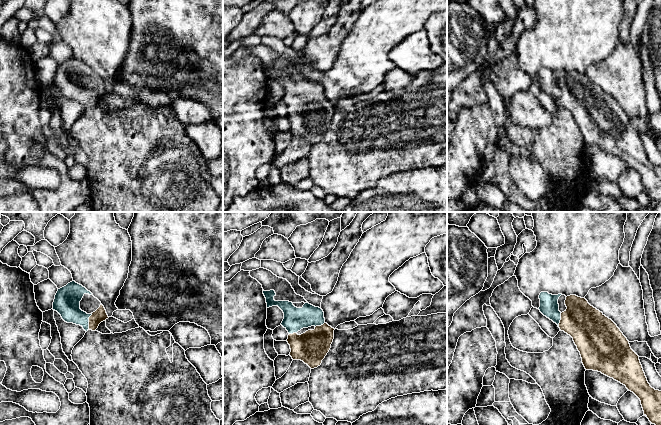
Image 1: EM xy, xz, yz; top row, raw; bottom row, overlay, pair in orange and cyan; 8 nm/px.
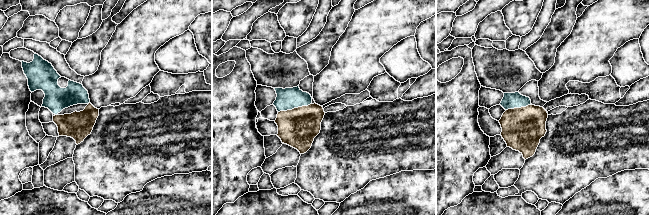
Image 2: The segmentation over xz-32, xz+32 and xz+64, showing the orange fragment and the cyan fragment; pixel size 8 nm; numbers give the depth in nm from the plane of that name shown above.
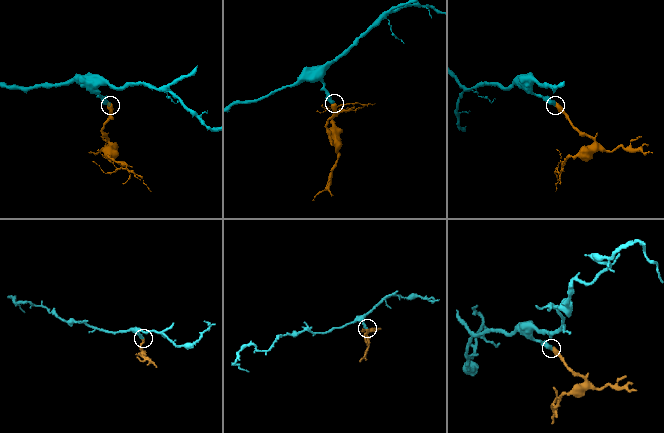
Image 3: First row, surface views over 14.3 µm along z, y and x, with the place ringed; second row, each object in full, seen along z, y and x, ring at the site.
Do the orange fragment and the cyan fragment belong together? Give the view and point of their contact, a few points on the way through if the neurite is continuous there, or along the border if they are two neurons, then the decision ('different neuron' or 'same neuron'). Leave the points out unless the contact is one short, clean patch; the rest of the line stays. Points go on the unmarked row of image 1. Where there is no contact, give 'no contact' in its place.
contact xy (89, 97); way xy (100, 91), (89, 97), (67, 76); same neuron

